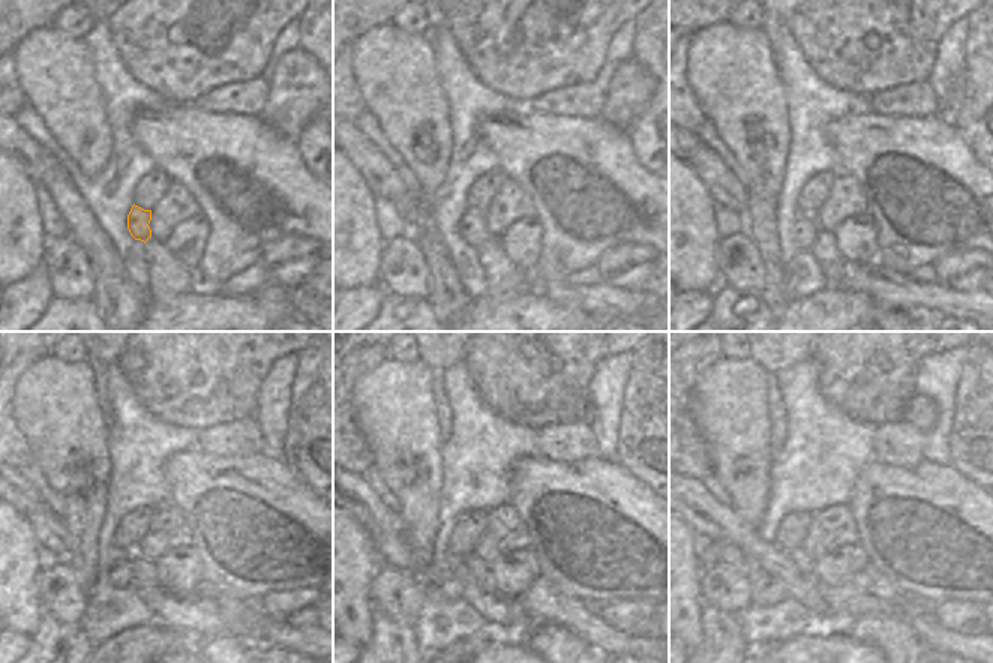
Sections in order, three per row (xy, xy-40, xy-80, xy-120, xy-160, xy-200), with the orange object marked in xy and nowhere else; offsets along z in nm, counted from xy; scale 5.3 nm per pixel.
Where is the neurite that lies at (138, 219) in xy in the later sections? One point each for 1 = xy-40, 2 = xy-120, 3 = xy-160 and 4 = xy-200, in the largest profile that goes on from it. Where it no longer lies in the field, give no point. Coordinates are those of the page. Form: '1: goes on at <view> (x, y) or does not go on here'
1: goes on at xy-40 (473, 230)
2: goes on at xy-120 (122, 573)
3: goes on at xy-160 (440, 584)
4: goes on at xy-200 (765, 590)

